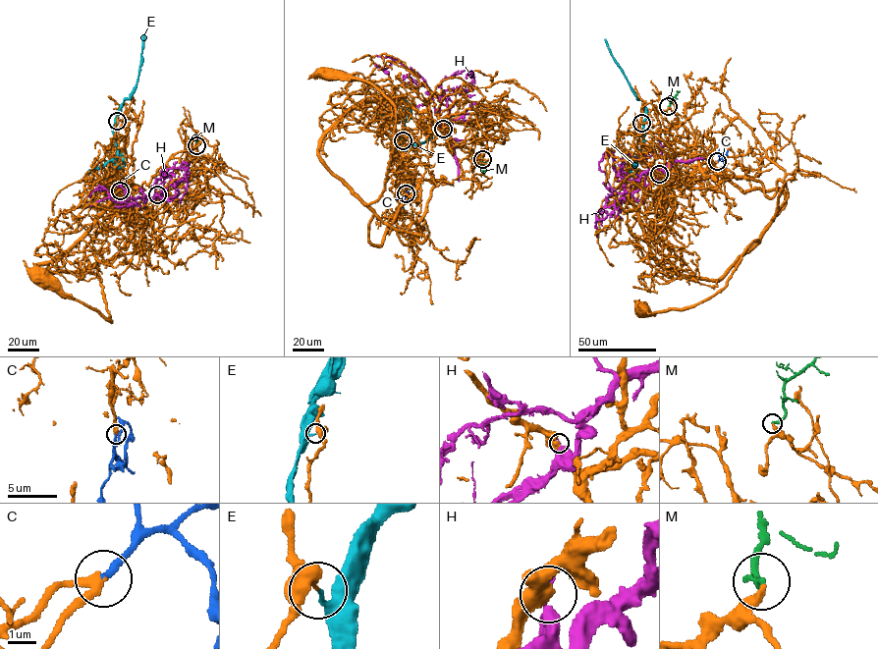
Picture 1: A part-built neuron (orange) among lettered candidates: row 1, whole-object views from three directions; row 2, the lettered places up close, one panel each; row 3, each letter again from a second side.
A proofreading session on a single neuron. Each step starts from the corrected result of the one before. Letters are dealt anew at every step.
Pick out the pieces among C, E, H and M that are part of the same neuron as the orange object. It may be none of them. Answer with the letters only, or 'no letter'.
C

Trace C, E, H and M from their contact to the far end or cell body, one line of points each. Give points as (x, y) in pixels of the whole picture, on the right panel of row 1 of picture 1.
C: (717, 161), (720, 158), (723, 161), (720, 170), (724, 170)
E: (642, 123), (646, 116), (642, 102), (635, 96), (605, 39)
H: (659, 174), (649, 185), (638, 186), (618, 174), (612, 154), (603, 157), (599, 169), (616, 189)
M: (668, 106), (677, 90)

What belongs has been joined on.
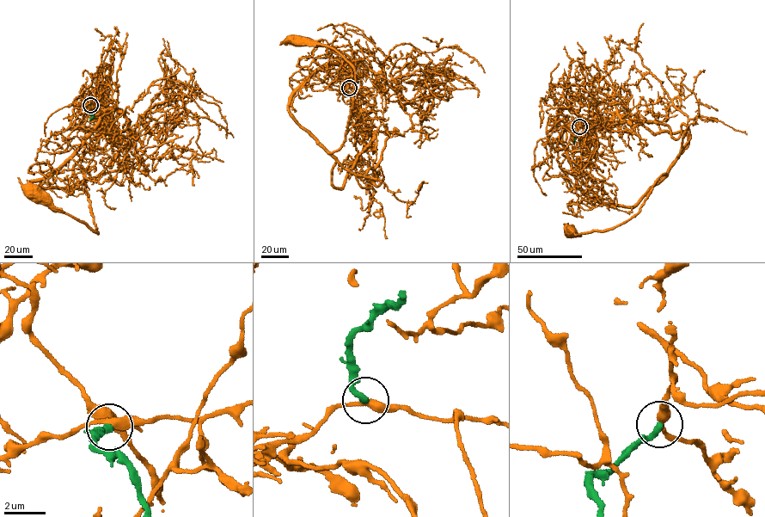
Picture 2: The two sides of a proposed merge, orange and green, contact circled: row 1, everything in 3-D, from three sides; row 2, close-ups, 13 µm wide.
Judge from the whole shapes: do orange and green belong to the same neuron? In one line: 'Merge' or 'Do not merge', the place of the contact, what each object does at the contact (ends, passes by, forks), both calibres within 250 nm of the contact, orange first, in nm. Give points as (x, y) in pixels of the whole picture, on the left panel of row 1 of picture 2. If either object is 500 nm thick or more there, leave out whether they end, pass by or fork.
Do not merge. Place: (90, 105). At the ring orange passes by. At the ring green ends. Thickness 360 nm (orange) against 320 nm

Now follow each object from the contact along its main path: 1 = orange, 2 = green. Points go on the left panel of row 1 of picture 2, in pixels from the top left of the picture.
1: (90, 105), (106, 106), (94, 101), (117, 131), (73, 168), (71, 187), (86, 193), (98, 232), (40, 196)
2: (90, 105), (93, 117), (89, 120)

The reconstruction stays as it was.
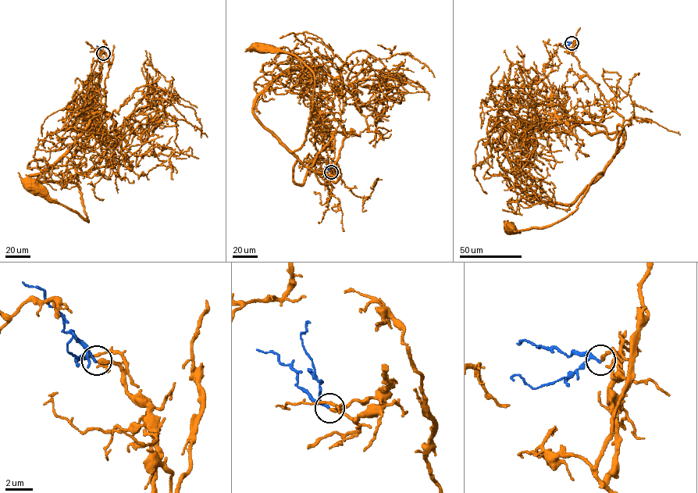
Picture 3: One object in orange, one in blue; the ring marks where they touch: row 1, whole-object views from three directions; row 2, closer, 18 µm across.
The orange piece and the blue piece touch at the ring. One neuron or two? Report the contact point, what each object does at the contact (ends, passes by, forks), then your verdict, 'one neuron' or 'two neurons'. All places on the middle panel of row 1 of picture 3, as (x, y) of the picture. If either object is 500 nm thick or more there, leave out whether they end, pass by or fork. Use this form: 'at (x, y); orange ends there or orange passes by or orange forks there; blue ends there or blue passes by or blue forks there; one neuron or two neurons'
at (331, 172); orange ends there; blue ends there; one neuron

